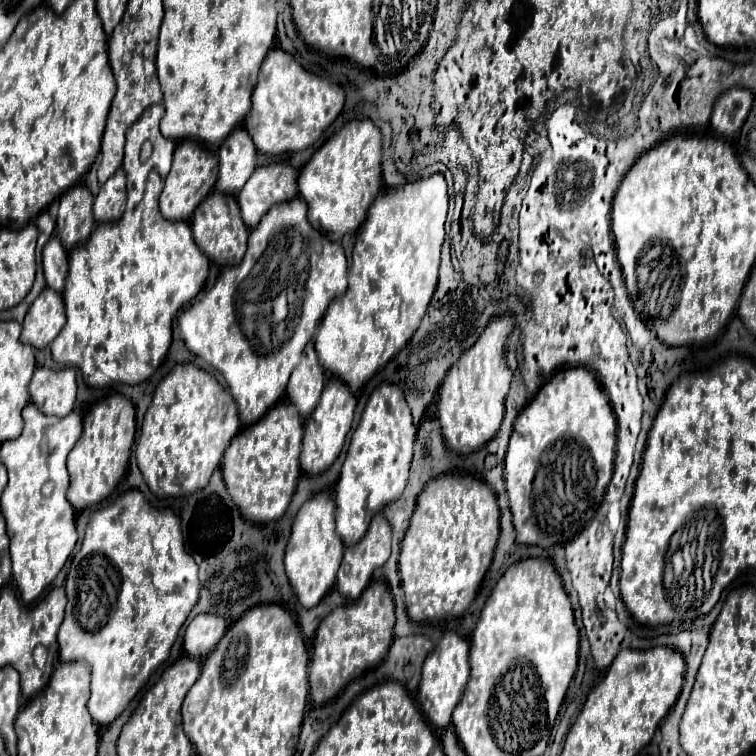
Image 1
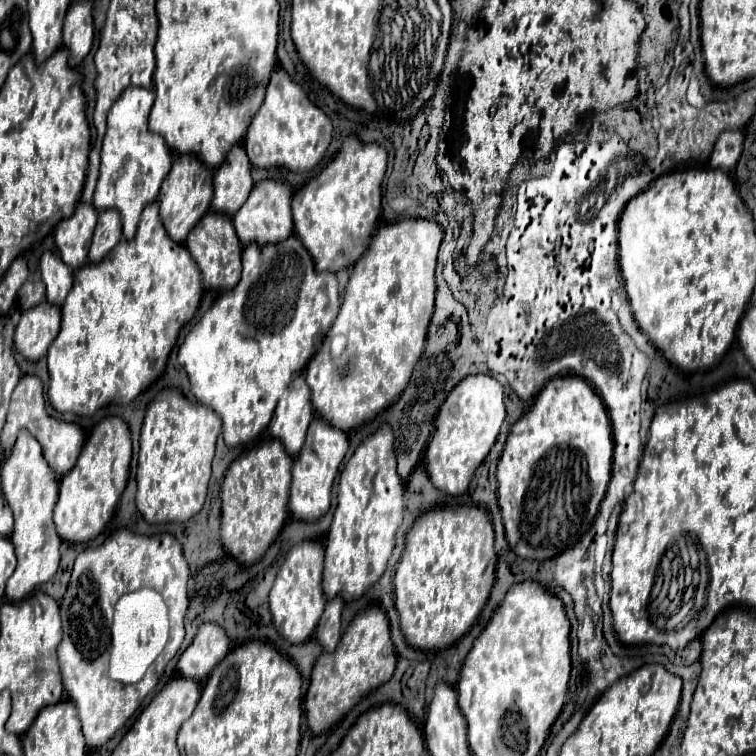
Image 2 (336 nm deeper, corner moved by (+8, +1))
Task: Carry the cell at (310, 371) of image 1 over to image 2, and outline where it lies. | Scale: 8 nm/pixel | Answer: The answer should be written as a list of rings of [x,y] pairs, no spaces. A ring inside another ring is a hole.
[[[291,387],[289,393],[285,397],[281,397],[277,403],[273,419],[269,423],[269,433],[285,445],[289,455],[295,457],[301,451],[301,443],[305,441],[305,431],[307,431],[311,419],[313,419],[313,405],[311,405],[309,387]]]

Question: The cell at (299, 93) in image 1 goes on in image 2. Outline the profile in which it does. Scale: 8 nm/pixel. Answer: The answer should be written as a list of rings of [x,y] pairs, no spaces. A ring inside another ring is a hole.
[[[277,67],[269,79],[265,99],[261,109],[255,113],[247,135],[245,151],[251,165],[259,169],[285,165],[291,171],[309,171],[325,155],[333,135],[333,125],[329,117],[309,101],[307,93],[289,79],[285,69]]]

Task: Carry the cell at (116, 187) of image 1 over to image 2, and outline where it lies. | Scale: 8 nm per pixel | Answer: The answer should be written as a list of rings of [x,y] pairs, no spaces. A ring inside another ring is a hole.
[[[105,209],[99,213],[93,243],[89,249],[89,261],[101,261],[121,239],[121,219],[117,209]]]

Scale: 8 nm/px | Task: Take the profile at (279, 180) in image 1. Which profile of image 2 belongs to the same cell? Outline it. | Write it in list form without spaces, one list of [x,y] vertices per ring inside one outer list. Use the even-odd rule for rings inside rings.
[[[263,179],[259,183],[255,183],[247,201],[231,217],[241,243],[247,245],[251,241],[257,241],[257,243],[265,245],[265,243],[277,243],[285,237],[289,237],[293,233],[291,197],[293,197],[293,189],[283,179]]]

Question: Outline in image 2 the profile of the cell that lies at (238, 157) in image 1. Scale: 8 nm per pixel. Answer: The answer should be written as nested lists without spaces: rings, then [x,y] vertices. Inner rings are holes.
[[[235,145],[225,157],[225,163],[217,167],[213,187],[215,187],[215,195],[211,209],[221,215],[233,217],[239,211],[239,207],[245,203],[253,187],[251,163],[241,145]]]

